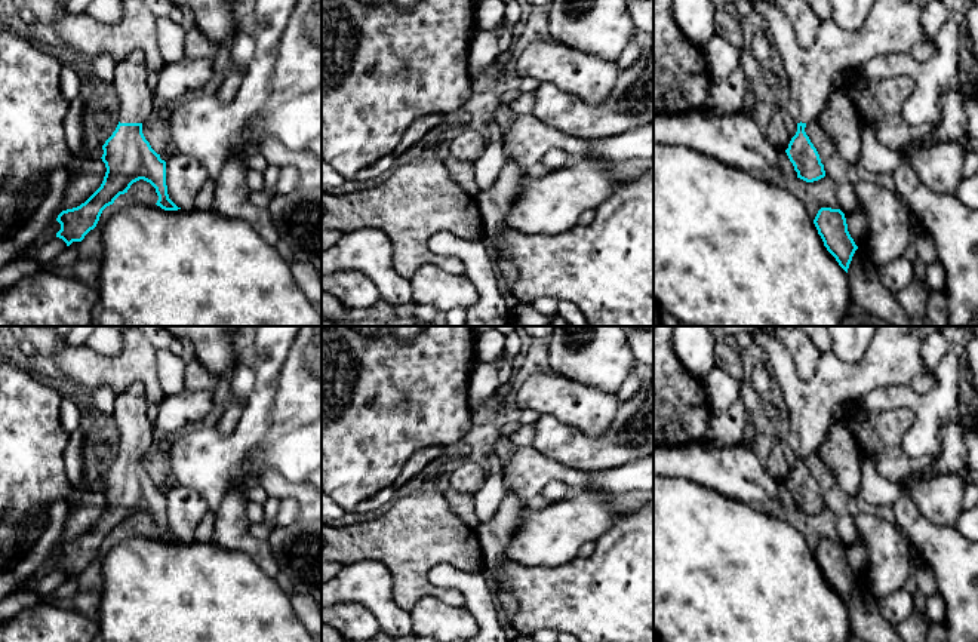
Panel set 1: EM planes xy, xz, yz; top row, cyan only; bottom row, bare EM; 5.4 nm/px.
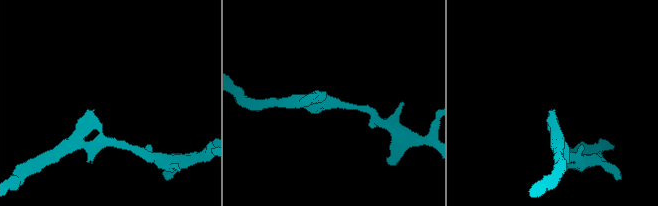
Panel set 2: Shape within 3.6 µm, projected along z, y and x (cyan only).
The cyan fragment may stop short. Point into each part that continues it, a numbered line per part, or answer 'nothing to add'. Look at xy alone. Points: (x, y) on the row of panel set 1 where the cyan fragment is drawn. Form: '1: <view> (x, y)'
1: xy (129, 80)

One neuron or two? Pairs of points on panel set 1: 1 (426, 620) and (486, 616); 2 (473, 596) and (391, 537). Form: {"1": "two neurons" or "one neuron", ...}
{"1": "two neurons", "2": "two neurons"}

